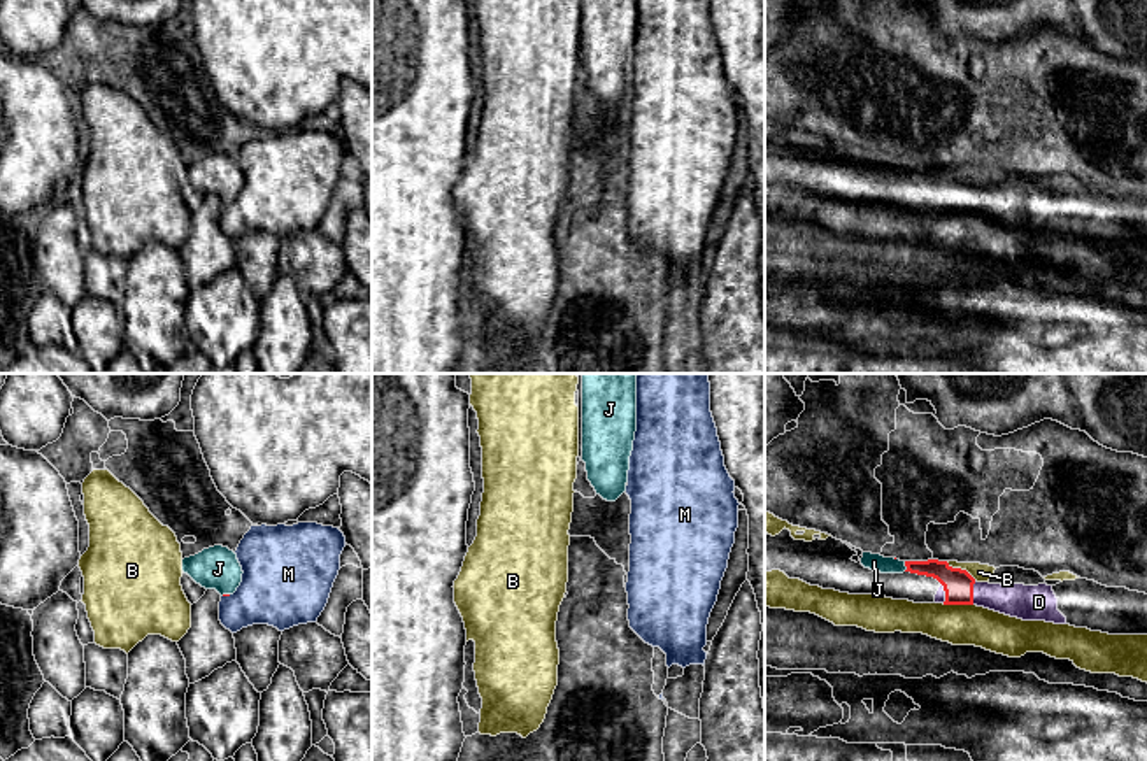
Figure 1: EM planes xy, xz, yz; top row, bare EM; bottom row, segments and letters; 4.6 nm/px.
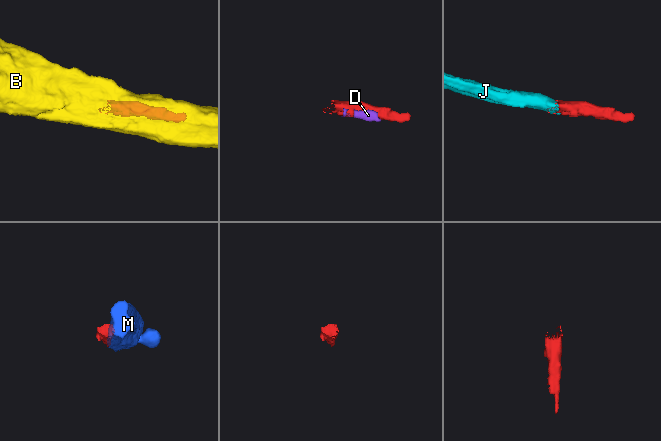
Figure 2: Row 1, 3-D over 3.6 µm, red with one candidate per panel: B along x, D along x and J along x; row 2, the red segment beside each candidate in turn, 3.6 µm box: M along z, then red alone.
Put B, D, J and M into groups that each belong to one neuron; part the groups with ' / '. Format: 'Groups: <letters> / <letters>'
Groups: B / D J / M

